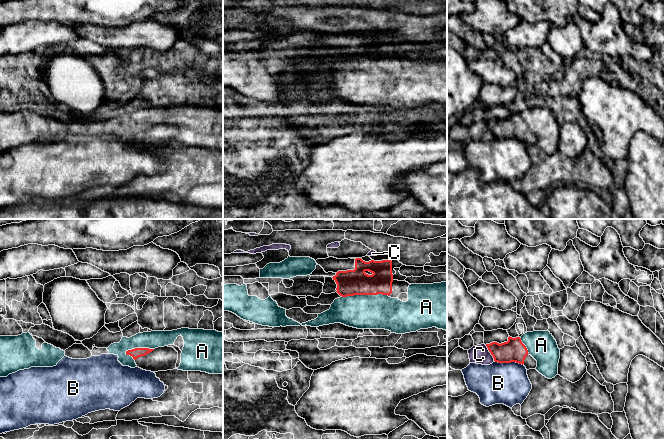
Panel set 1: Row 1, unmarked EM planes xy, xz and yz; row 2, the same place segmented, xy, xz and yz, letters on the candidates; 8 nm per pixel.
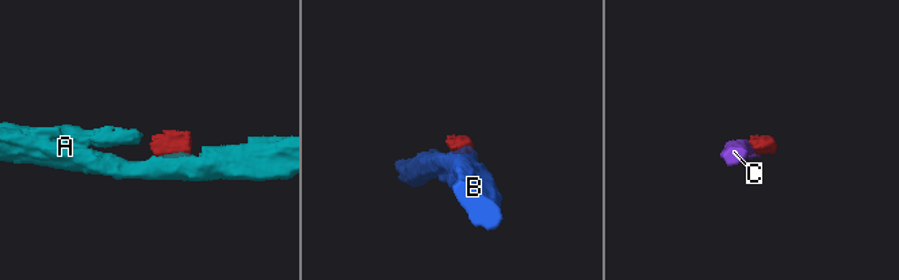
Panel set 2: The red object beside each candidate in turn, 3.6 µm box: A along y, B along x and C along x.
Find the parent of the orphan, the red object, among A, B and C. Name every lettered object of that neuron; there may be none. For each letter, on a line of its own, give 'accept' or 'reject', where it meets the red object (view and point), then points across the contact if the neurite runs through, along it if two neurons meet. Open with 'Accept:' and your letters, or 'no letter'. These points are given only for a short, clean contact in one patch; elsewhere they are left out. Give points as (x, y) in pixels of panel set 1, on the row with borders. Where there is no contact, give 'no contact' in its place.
Accept: A
A: accept; contact xz (365, 294); way xz (351, 282), (365, 294), (379, 311)
B: reject; contact yz (508, 362); border yz (494, 360), (498, 362), (518, 362), (522, 365)
C: reject; contact yz (490, 352); border yz (485, 345), (494, 360)

